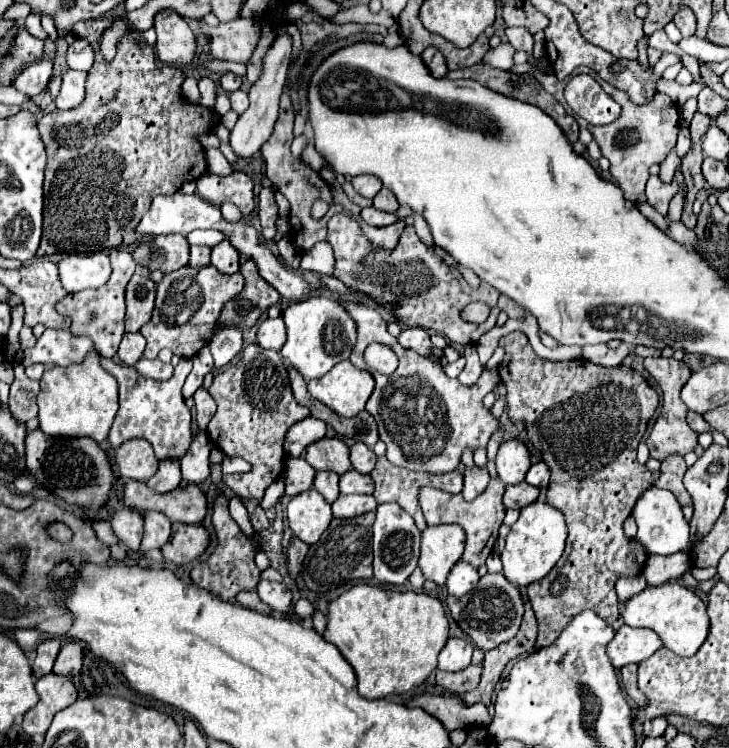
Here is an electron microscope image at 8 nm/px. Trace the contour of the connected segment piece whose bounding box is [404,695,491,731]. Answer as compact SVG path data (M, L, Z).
M417 695L407 699L404 705L409 708L423 707L427 713L437 717L447 731L465 729L469 725L487 727L491 723L483 703L465 705L459 695Z

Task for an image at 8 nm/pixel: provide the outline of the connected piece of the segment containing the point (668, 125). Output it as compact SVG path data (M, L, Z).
M580 66L573 71L565 80L559 81L553 75L541 75L539 71L533 71L533 75L537 77L537 81L543 85L543 89L547 93L551 93L563 107L567 107L565 99L563 99L563 89L571 77L586 73L594 75L594 79L621 105L623 113L619 115L619 119L615 119L611 125L605 127L595 127L595 125L587 125L589 131L593 133L593 139L599 143L603 157L609 159L611 163L611 175L617 181L617 185L623 189L625 199L641 205L647 203L645 199L645 183L649 179L649 167L655 163L661 163L665 159L665 155L669 153L669 149L675 145L677 141L677 131L679 131L679 111L677 105L671 101L669 95L665 93L655 93L651 101L647 101L645 105L633 105L633 101L629 101L629 95L621 89L615 89L592 69L586 66Z

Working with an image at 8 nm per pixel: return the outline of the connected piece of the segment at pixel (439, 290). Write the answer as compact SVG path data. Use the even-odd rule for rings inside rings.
M337 213L329 221L327 241L335 251L335 275L347 285L357 291L371 295L377 301L403 301L405 303L405 319L399 319L407 327L423 327L429 331L443 333L449 341L459 345L473 345L479 341L483 333L495 327L497 321L497 297L499 291L493 289L489 283L481 283L479 289L471 289L463 275L457 269L457 261L437 245L425 245L413 227L405 227L399 245L395 251L375 251L371 249L369 241L363 237L357 219ZM369 255L369 267L363 267L361 261ZM483 301L491 307L489 319L481 325L463 321L461 311L469 303Z

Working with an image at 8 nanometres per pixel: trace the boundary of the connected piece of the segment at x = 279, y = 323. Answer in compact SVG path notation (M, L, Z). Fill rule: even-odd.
M277 317L277 319L263 319L261 325L259 325L259 331L257 331L257 343L265 349L275 349L279 351L285 343L285 325L283 325L283 319Z

